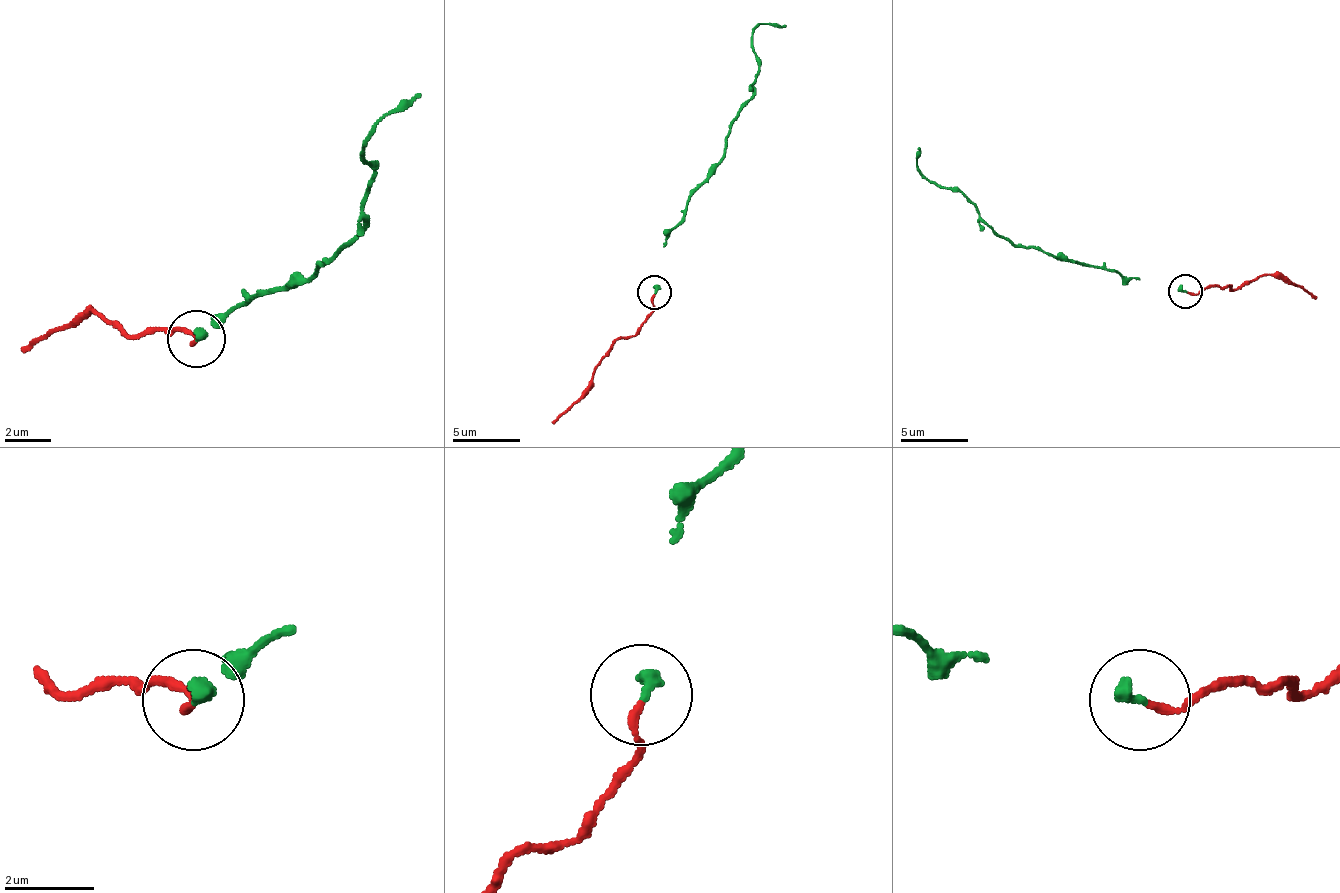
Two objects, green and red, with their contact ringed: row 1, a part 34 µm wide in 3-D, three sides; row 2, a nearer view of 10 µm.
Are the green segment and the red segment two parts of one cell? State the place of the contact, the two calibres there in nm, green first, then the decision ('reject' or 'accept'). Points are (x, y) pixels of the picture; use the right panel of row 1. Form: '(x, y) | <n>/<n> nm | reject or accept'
(1185, 291) | 280/160 nm | accept

